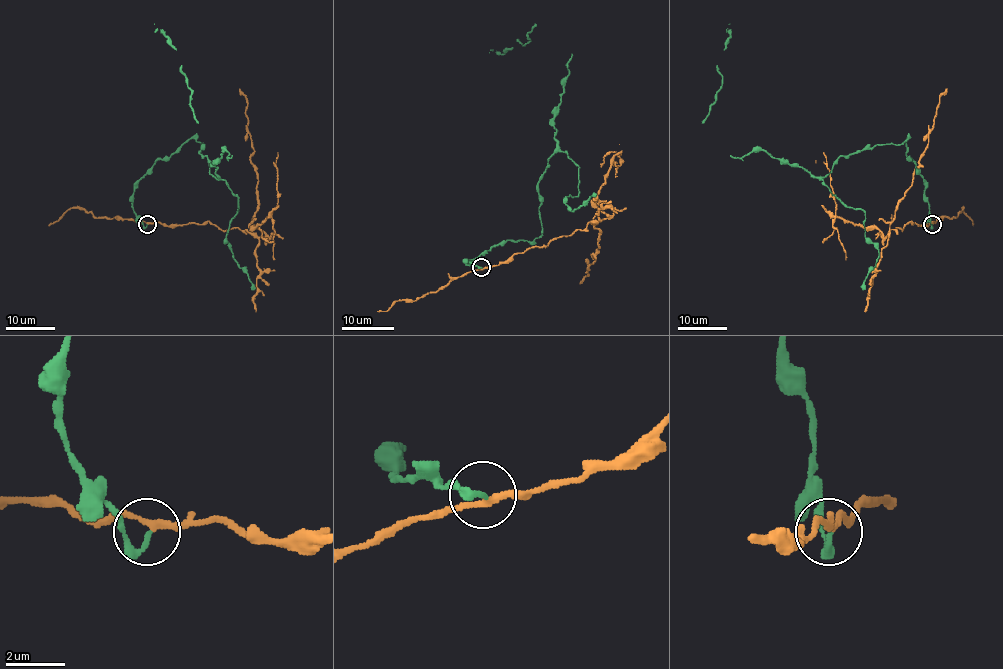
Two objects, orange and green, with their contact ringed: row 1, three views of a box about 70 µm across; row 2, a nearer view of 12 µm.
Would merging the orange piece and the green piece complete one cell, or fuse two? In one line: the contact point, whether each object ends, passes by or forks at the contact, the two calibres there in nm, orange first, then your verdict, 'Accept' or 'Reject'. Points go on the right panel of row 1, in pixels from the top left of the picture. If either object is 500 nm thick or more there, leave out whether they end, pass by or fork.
Place: (932, 224). At the ring orange passes by. At the ring green ends. Thickness 200 nm (orange) against 180 nm. Reject

